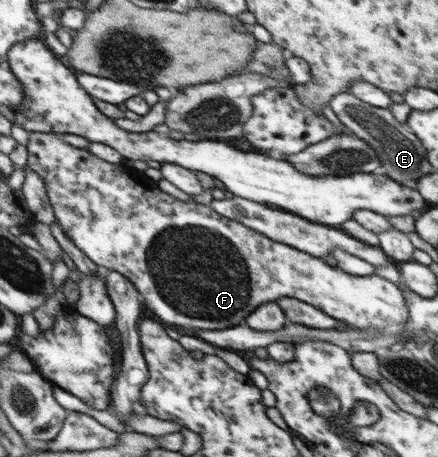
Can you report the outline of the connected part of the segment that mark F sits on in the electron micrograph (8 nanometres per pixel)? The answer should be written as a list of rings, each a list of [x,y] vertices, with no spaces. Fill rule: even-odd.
[[[29,133],[28,143],[26,145],[28,150],[27,166],[41,176],[44,186],[46,186],[47,195],[52,205],[56,221],[66,233],[66,236],[78,247],[78,249],[86,254],[86,257],[91,262],[97,264],[104,271],[114,271],[122,274],[134,284],[137,291],[142,294],[146,306],[154,312],[166,326],[174,328],[180,327],[182,329],[202,329],[202,330],[222,330],[230,327],[243,324],[245,318],[254,312],[260,304],[265,302],[274,302],[276,299],[282,297],[290,297],[291,299],[298,299],[302,302],[307,302],[324,312],[329,314],[332,318],[340,320],[345,324],[354,326],[356,329],[387,331],[391,327],[403,326],[409,317],[407,304],[403,292],[394,285],[390,280],[384,279],[376,274],[370,276],[360,276],[348,274],[344,270],[337,267],[331,267],[324,262],[320,257],[304,253],[293,246],[288,246],[283,242],[276,242],[261,232],[248,228],[241,222],[226,218],[218,214],[210,205],[196,203],[196,201],[182,201],[174,198],[170,194],[160,190],[156,182],[148,179],[142,172],[135,170],[129,163],[114,163],[102,160],[95,157],[88,149],[79,149],[75,146],[69,145],[58,133]]]

